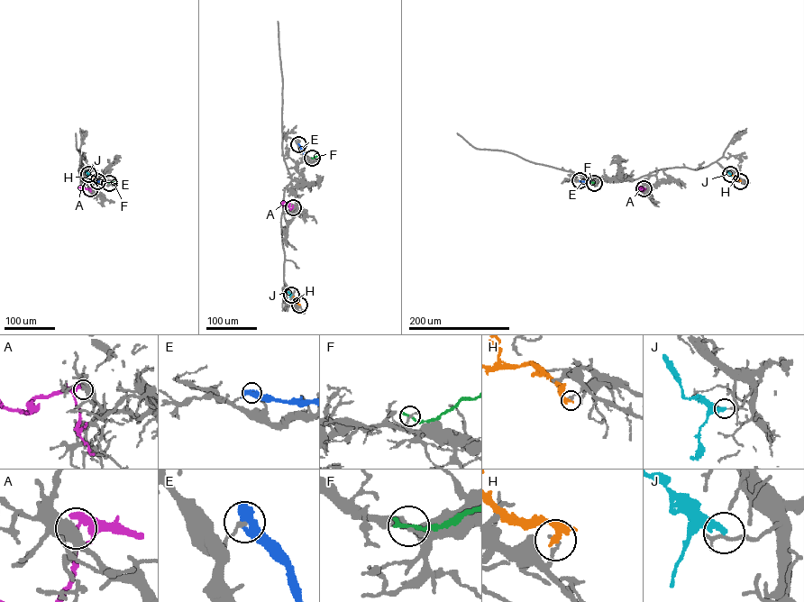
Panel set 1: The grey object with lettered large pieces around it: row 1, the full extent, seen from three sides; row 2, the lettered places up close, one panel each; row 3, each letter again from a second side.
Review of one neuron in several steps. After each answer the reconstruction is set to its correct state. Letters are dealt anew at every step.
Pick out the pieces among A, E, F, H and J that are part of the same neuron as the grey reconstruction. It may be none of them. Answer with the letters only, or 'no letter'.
no letter

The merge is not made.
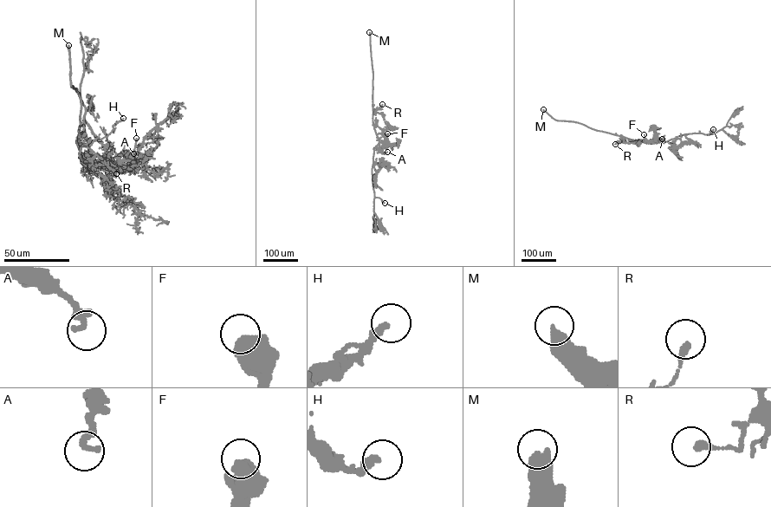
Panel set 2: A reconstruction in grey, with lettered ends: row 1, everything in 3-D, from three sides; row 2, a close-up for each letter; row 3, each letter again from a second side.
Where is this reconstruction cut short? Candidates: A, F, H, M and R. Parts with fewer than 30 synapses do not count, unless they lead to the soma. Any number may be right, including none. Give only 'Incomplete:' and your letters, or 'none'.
Incomplete: H, M

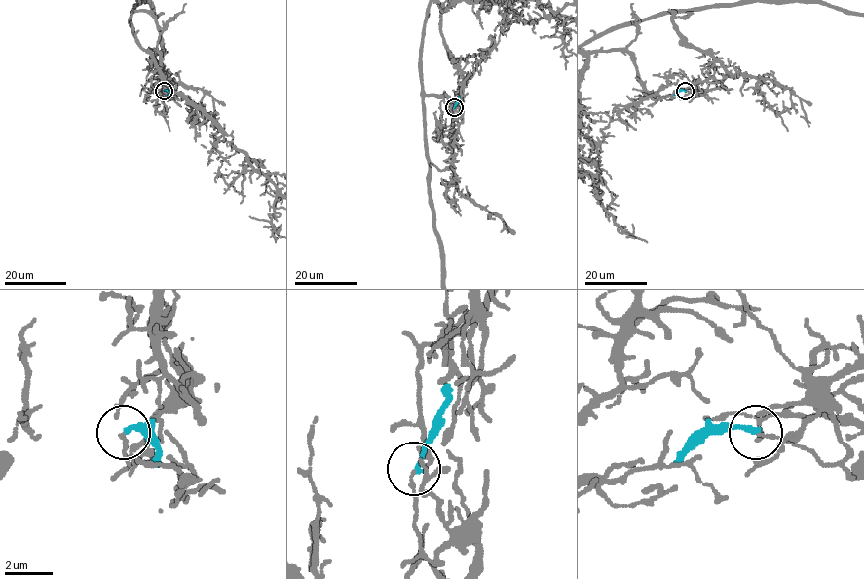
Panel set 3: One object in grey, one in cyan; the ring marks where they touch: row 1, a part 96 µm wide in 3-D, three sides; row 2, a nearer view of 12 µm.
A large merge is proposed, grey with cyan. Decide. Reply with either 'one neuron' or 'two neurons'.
two neurons

